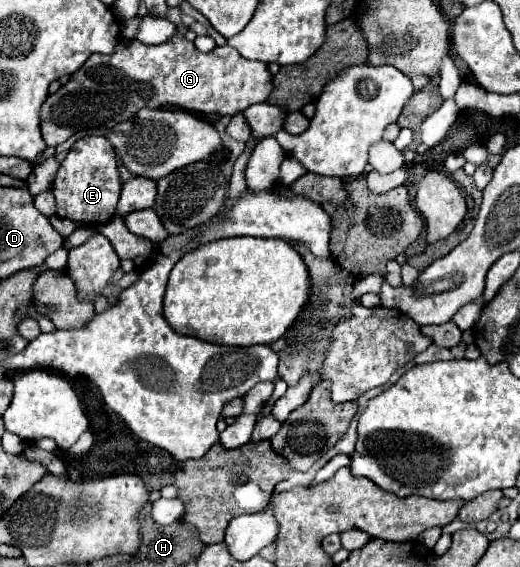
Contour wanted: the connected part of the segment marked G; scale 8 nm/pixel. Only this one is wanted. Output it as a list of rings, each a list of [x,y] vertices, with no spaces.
[[[175,33],[175,37],[161,45],[145,45],[141,41],[119,41],[115,45],[115,53],[101,55],[95,53],[83,63],[79,71],[71,75],[71,79],[41,107],[41,131],[43,141],[49,147],[55,147],[67,141],[73,133],[81,129],[97,129],[107,127],[113,129],[117,123],[123,123],[143,107],[159,109],[159,107],[179,107],[197,113],[217,113],[217,115],[233,115],[237,111],[247,109],[253,103],[263,103],[271,93],[271,73],[263,61],[249,61],[241,57],[229,45],[215,47],[211,53],[199,53],[191,41],[183,37],[183,33]]]

